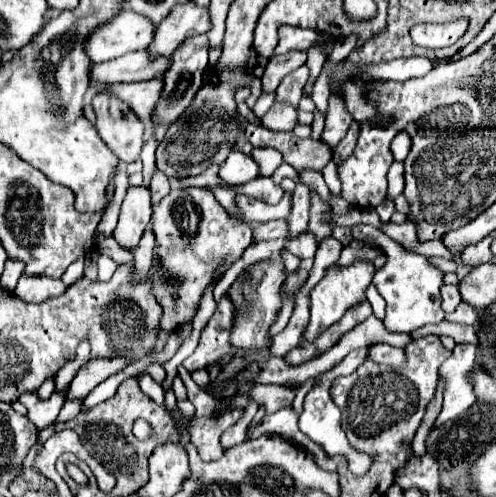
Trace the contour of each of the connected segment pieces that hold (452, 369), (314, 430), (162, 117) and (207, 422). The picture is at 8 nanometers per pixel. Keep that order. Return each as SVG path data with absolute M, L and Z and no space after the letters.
M461 343L453 349L453 355L439 367L439 379L443 381L443 407L435 425L445 425L467 411L475 403L471 385L467 385L467 369L475 361L475 345Z
M369 347L353 349L339 365L335 365L333 369L329 369L329 373L319 375L317 381L315 381L315 385L313 385L313 389L305 395L303 413L301 413L301 417L299 417L299 429L301 429L309 439L313 439L315 443L319 443L329 455L345 456L351 473L353 473L353 475L359 475L359 477L365 475L365 473L369 473L371 465L375 463L375 457L373 457L371 453L361 453L351 447L345 433L343 433L343 429L341 429L341 423L339 423L339 421L341 421L341 411L339 411L339 407L333 403L329 389L331 389L331 385L333 385L333 381L335 381L337 377L353 373L359 365L363 365L363 363L367 361L367 357L369 357Z
M205 33L183 41L175 49L175 53L171 57L171 69L163 77L165 79L163 101L159 101L159 105L155 107L155 137L157 137L157 141L163 139L167 125L171 121L175 121L175 117L179 117L179 113L183 113L183 109L187 109L187 105L191 103L191 97L197 93L199 85L203 83L203 73L207 67L207 49L209 49L209 39Z
M241 409L223 411L215 417L195 417L191 425L191 443L197 447L203 461L213 461L223 455L221 435L227 427L235 425L243 417Z

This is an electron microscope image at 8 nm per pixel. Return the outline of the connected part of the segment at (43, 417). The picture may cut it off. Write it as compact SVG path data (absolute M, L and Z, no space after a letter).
M25 393L19 397L19 401L27 407L29 421L41 431L45 427L51 427L59 415L59 409L65 403L65 393L53 393L47 401L39 401L37 395Z

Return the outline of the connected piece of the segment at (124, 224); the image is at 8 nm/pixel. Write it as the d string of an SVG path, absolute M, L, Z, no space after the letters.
M129 187L125 201L121 205L119 223L113 231L117 243L125 249L135 249L147 223L151 219L151 191L141 187Z

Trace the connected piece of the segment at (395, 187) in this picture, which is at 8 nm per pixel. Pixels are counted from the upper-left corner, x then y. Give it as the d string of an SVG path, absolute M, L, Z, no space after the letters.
M393 161L391 169L387 173L387 181L389 181L387 197L395 199L399 193L403 193L403 163L401 161Z

